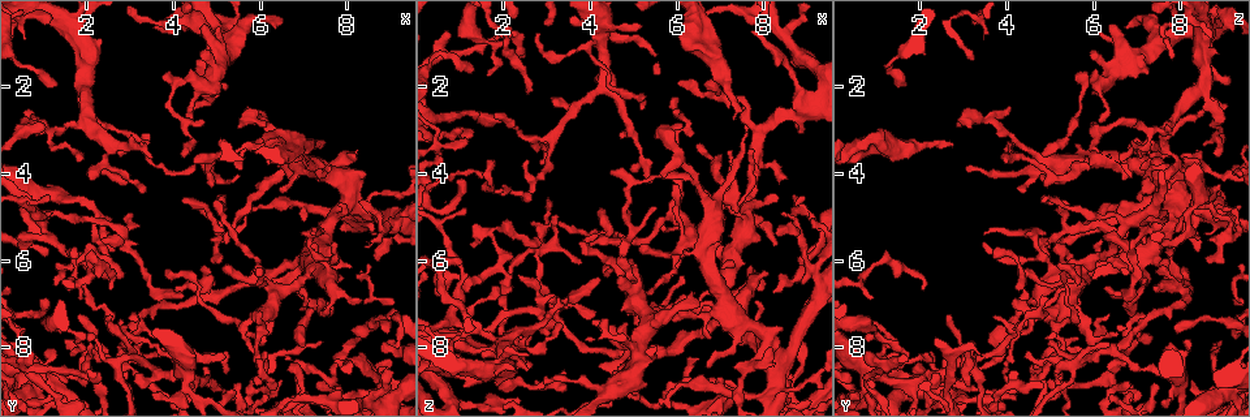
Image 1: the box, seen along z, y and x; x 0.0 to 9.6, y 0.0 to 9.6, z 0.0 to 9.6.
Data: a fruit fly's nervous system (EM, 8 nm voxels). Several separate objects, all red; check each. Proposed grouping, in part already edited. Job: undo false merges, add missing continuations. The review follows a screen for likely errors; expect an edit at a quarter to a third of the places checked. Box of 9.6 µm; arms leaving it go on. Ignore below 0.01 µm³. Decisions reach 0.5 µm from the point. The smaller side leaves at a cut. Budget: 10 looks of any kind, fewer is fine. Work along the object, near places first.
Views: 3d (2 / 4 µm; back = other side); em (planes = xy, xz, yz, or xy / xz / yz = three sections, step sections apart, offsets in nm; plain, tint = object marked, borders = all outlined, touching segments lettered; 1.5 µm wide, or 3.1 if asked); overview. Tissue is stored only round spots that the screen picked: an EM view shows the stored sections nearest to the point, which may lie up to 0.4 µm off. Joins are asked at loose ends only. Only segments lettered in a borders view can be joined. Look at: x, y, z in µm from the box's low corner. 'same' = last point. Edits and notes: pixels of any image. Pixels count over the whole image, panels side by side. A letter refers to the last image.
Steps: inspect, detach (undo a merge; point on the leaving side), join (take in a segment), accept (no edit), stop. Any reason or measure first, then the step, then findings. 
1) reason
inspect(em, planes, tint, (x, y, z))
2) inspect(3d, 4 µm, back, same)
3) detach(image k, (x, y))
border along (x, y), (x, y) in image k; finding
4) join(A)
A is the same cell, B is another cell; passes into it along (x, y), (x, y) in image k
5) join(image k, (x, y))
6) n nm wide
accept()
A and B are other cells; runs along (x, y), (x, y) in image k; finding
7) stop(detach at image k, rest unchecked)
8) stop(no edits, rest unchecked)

thick turns thin
inspect(em, 3.1 µm, xy, step 8, tint, (1.65, 0.60, 8.55))

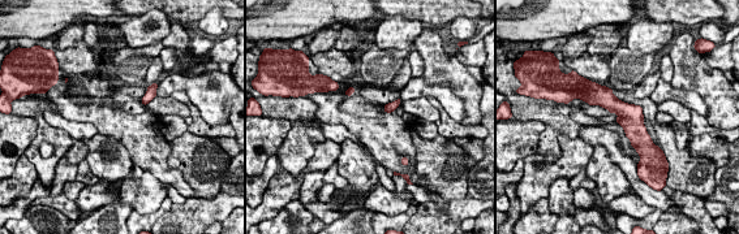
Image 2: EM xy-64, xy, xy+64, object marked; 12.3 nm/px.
inspect(em, 3.1 µm, planes, borders, same)

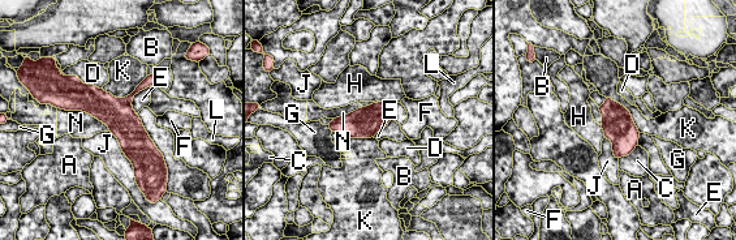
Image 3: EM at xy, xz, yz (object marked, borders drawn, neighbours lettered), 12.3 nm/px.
accept()
A, B, C, D, E, F, G, H, J, K, L and N are other cells; border along (606, 97), (629, 112), (640, 132) in image 3; all the same cell

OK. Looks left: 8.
an open end
inspect(em, xz, step 8, borders, (1.85, 3.65, 6.60))

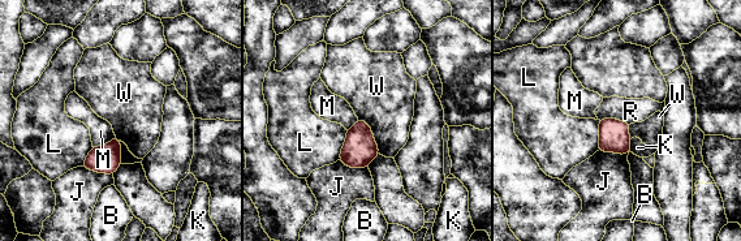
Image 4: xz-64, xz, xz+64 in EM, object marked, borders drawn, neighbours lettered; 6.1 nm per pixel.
accept()
B, J, K, L, M, R and W are other cells; border along (599, 119), (617, 119), (629, 124) in image 4; none of them fits

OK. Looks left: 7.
branch stops here
inspect(em, planes, borders, (7.10, 7.85, 3.65))

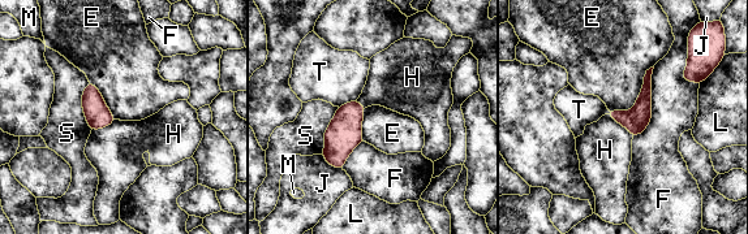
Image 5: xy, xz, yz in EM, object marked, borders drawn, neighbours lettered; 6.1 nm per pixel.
F touches over 460 nm
accept()
E, F, H, J, L, M, S and T are other cells; border along (653, 65), (636, 103), (609, 111) in image 5; none of them fits

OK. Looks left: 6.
three arms meet
inspect(3d, 4 µm, (7.25, 6.25, 5.90))

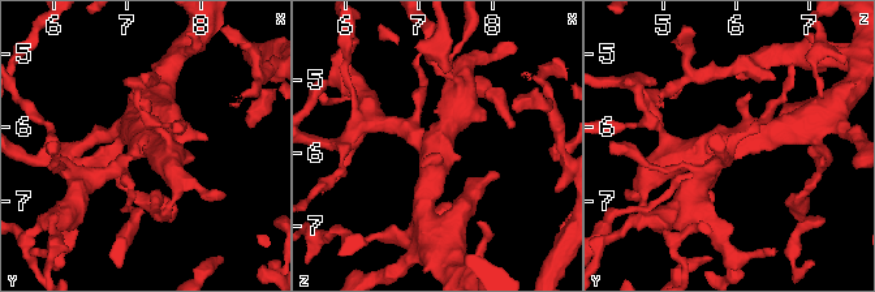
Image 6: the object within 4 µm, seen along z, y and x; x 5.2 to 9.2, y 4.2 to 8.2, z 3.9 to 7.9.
shape alone is not enough
inspect(em, planes, borders, (7.15, 6.25, 5.90))

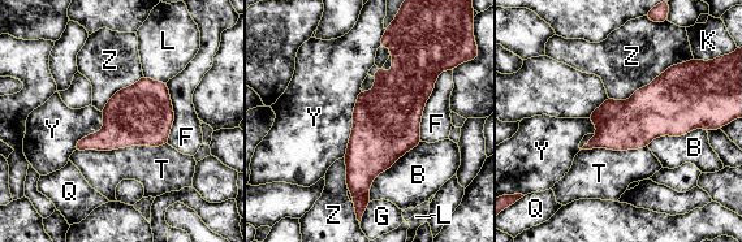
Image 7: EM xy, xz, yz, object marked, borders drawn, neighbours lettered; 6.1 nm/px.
accept()
B, F, G, K, L, Q, T, Y and Z are other cells; border along (361, 90), (344, 158) in image 7; all the same cell

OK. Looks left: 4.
stop(no edits, rest unchecked)

